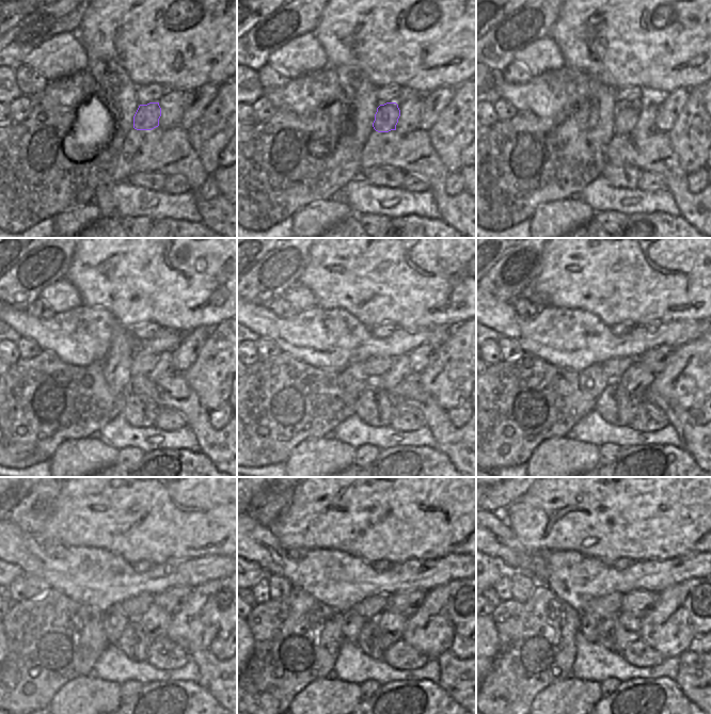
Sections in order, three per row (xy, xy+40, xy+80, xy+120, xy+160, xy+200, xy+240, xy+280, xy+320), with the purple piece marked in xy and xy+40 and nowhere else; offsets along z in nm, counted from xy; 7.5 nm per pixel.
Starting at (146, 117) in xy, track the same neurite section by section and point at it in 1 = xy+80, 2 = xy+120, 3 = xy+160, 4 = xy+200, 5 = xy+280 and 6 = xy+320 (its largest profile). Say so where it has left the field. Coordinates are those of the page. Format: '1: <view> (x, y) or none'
1: xy+80 (627, 115)
2: xy+120 (143, 363)
3: xy+160 (376, 366)
4: xy+200 (614, 368)
5: xy+280 (369, 608)
6: xy+320 (607, 606)

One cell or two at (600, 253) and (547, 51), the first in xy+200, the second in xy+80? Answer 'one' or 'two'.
two

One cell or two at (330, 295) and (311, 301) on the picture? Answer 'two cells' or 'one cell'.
two cells

